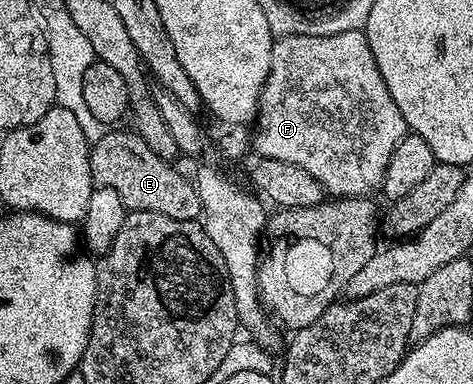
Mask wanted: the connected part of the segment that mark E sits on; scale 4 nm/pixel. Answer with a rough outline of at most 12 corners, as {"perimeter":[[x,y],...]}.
{"perimeter":[[134,131],[91,144],[96,185],[133,212],[199,220],[199,191]]}

